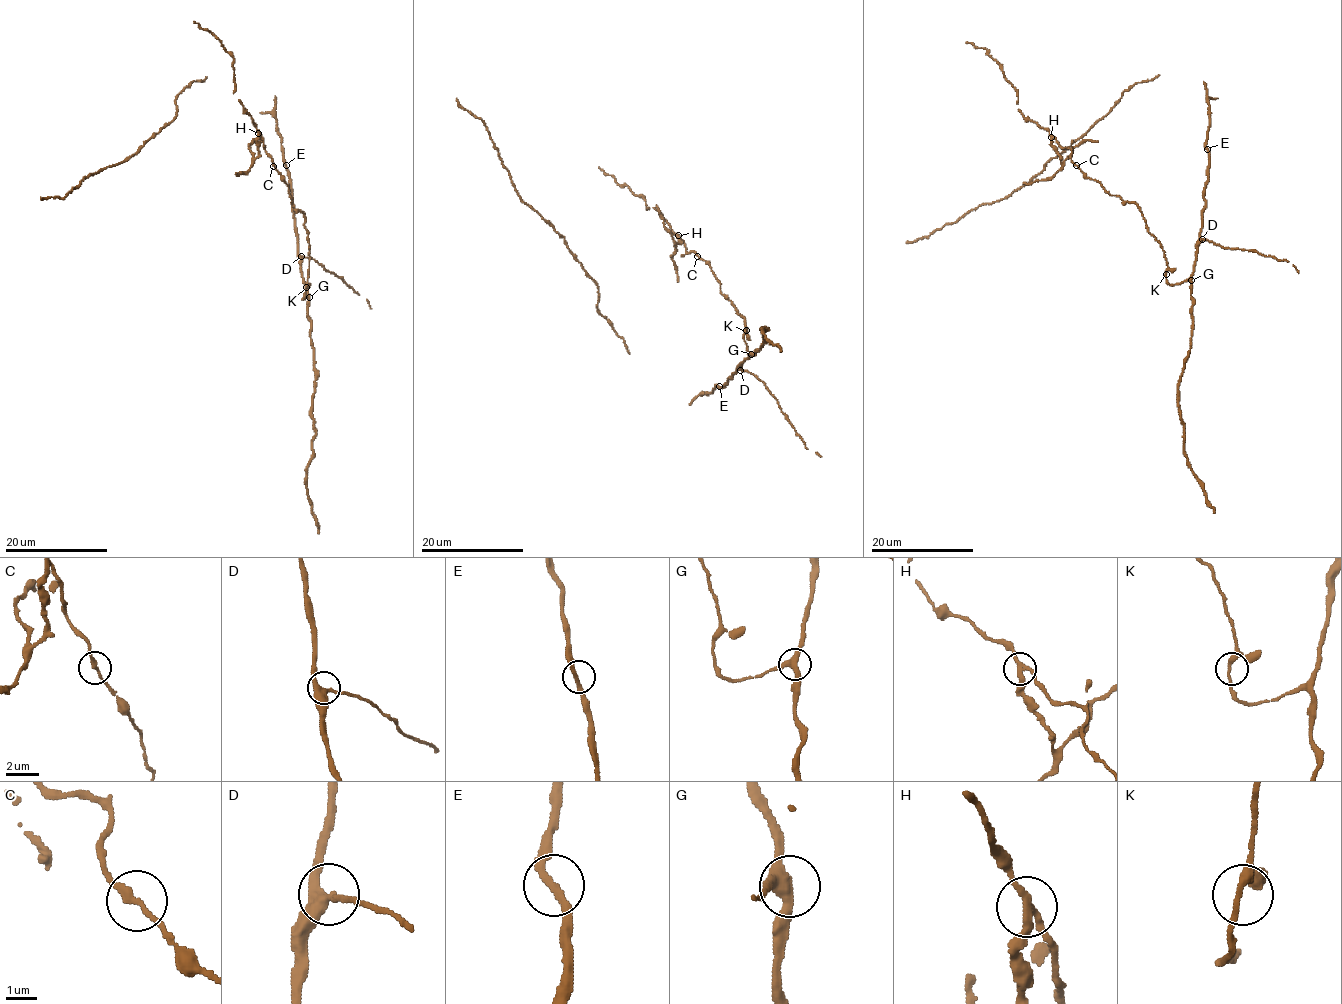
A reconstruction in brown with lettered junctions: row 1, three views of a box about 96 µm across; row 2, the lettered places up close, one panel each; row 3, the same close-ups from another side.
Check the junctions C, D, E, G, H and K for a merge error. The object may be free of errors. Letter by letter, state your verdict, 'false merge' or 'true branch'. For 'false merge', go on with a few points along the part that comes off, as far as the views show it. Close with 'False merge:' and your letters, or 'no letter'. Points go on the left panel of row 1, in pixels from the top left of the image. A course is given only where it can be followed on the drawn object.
C: true branch
D: true branch
E: true branch
G: true branch
H: false merge | (259, 132), (258, 156), (246, 172), (238, 175), (235, 173)
K: true branch
False merge: H

